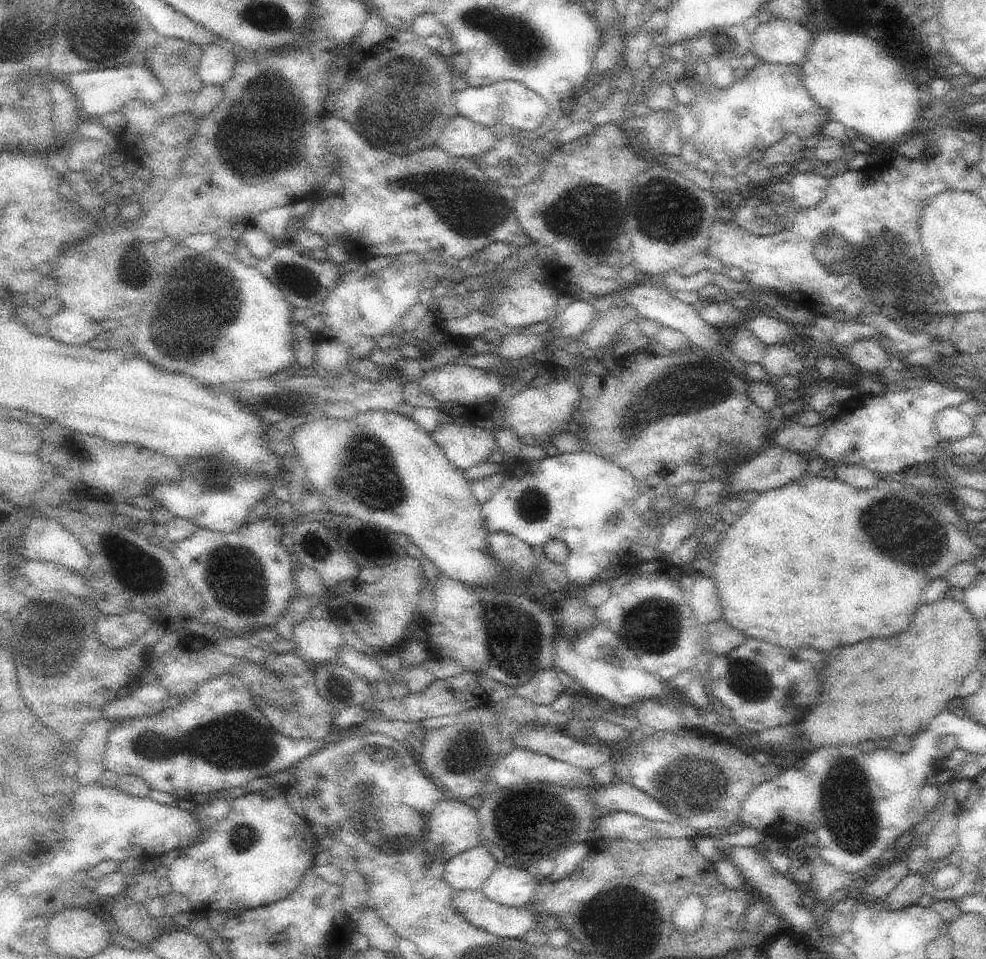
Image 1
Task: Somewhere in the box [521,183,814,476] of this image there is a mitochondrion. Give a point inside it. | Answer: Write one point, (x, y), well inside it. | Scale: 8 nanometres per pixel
(585, 216)

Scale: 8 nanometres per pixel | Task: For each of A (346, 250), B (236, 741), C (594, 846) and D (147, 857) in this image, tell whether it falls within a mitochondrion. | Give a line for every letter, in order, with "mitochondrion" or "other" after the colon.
A: other
B: mitochondrion
C: other
D: other

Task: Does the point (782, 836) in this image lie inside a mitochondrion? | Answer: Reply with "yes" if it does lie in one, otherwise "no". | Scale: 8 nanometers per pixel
no

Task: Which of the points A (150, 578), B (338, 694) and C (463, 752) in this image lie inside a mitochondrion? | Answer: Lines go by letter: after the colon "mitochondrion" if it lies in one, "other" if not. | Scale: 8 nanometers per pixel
A: mitochondrion
B: other
C: mitochondrion

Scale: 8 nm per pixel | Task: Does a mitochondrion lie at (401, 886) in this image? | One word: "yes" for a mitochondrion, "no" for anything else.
no

